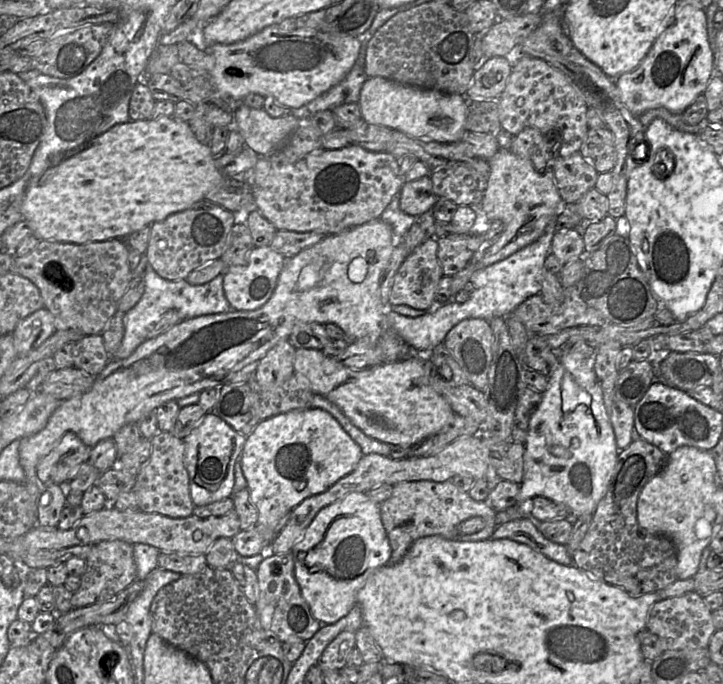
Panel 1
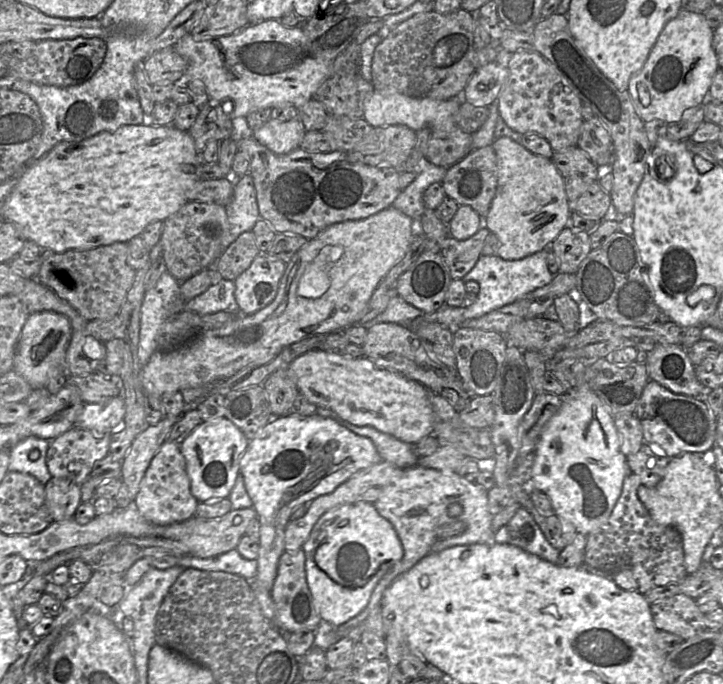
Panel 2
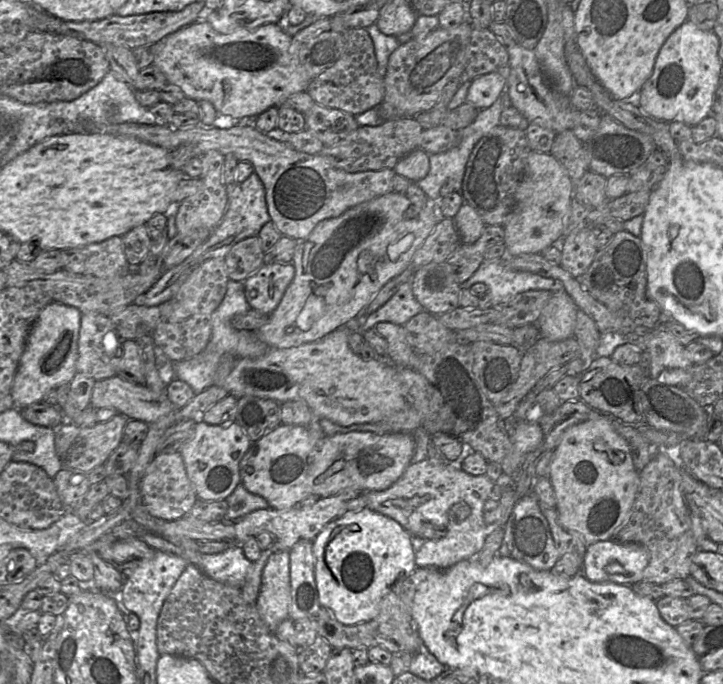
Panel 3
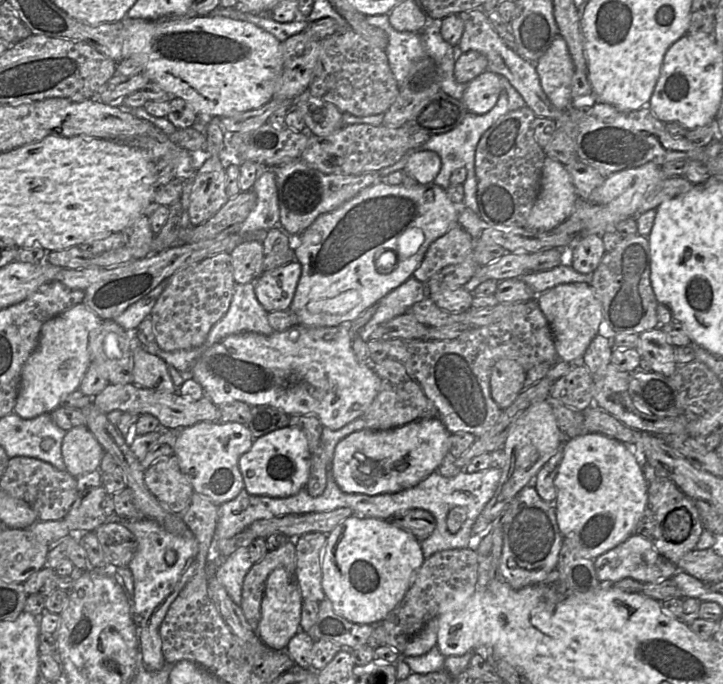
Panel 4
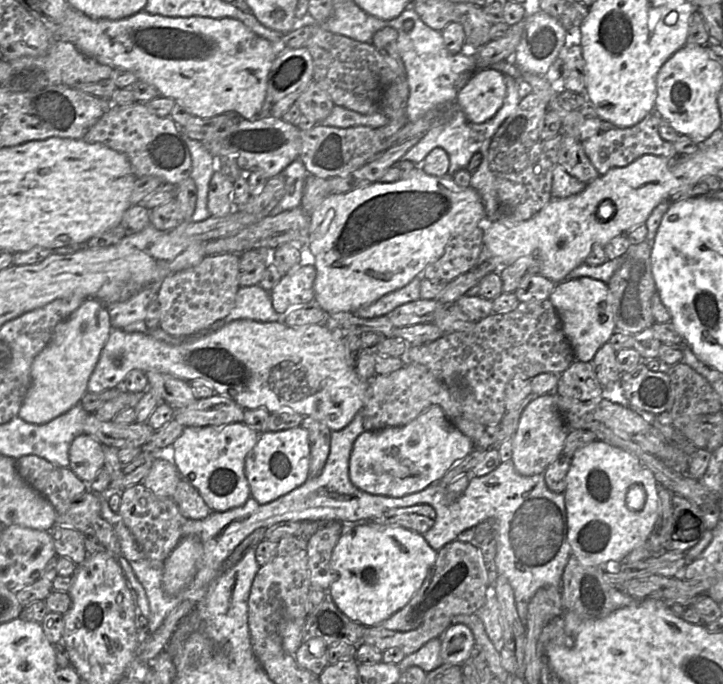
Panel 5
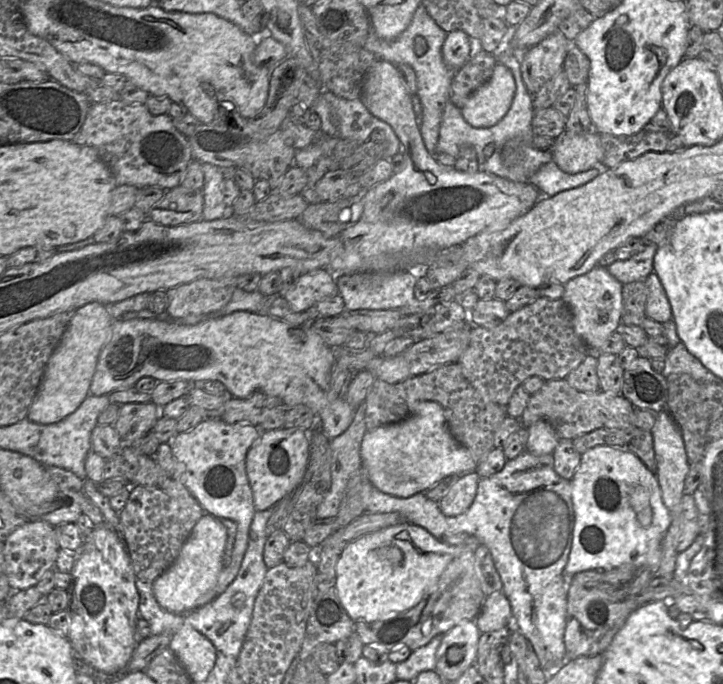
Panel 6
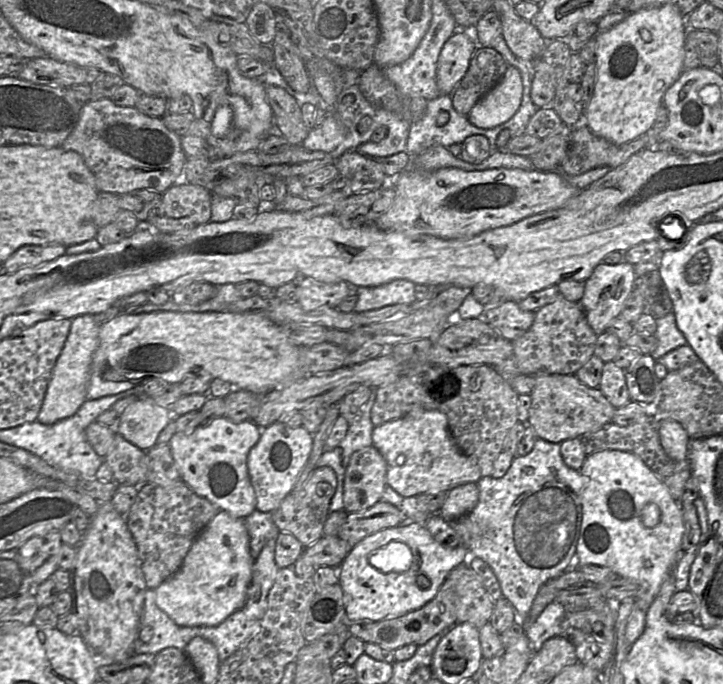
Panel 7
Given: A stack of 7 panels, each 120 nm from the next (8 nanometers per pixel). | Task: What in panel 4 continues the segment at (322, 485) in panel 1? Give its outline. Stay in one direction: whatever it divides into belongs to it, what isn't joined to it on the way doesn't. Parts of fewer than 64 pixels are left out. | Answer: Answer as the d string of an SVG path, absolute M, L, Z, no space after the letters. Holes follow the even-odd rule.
M438 418L421 419L390 430L353 432L335 447L333 478L345 493L373 496L411 488L438 470L448 454L450 435ZM292 426L277 429L254 439L251 448L239 459L244 488L255 496L286 498L306 487L310 476L312 453L305 433ZM284 568L274 569L268 576L265 591L261 603L261 619L258 627L260 640L268 647L275 650L285 650L291 638L300 630L300 619L302 609L302 596L296 582L295 573L290 574Z

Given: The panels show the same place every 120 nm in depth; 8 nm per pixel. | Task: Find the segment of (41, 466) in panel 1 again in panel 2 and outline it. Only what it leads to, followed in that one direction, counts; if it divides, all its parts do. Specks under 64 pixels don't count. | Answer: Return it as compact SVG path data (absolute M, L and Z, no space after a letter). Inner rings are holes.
M72 427L54 440L49 440L46 464L51 476L83 484L94 464L109 454L111 434Z

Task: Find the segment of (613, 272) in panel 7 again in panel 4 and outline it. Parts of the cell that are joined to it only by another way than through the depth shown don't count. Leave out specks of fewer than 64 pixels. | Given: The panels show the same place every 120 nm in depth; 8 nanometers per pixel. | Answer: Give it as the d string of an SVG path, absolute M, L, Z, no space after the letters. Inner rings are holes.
M564 283L537 294L538 304L551 328L559 360L578 363L603 326L603 308L590 284Z

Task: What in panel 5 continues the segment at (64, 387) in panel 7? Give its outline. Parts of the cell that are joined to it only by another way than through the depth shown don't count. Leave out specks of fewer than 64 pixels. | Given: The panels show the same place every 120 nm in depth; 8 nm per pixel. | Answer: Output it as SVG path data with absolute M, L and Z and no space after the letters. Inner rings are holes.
M87 298L65 320L59 322L48 345L35 357L31 366L31 384L18 416L32 424L46 424L77 405L88 392L87 385L112 330L107 307L96 298Z

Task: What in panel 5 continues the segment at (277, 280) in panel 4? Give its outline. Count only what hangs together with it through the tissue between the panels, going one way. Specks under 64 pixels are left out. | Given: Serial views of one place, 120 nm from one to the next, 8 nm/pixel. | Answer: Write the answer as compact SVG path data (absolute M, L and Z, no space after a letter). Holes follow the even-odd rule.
M298 265L282 276L269 292L274 310L284 315L290 309L314 299L316 269L312 265Z

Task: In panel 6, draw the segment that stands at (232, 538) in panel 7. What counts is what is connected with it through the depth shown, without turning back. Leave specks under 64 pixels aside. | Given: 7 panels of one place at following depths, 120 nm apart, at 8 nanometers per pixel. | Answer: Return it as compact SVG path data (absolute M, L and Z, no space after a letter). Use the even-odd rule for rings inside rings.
M209 514L196 523L172 565L153 582L158 604L175 614L188 614L215 599L215 585L224 568L227 530L219 518Z

